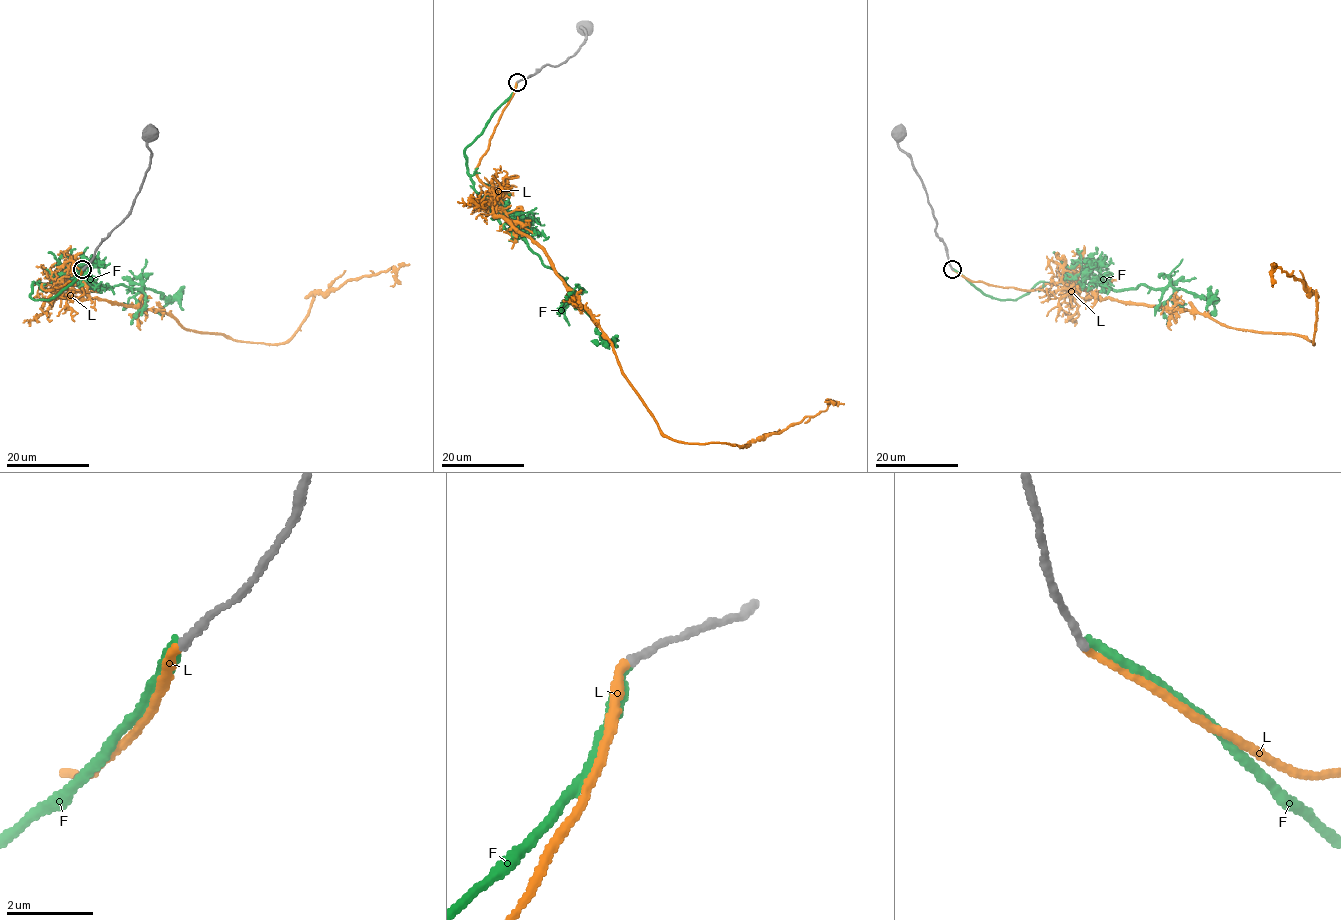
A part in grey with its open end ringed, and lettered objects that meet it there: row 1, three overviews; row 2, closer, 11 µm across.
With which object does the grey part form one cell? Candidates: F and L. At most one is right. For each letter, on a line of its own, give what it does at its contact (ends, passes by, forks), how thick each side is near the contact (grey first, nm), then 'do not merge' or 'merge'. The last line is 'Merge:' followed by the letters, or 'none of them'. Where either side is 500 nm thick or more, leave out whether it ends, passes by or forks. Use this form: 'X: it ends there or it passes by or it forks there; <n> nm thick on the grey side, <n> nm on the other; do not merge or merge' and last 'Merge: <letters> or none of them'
F: it ends there; 180 nm thick on the grey side, 240 nm on the other; do not merge
L: it ends there; 180 nm thick on the grey side, 190 nm on the other; merge
Merge: L

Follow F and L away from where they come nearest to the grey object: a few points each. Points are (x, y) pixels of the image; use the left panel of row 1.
F: (83, 269), (51, 299), (30, 296), (33, 282), (67, 274), (92, 290), (143, 286), (183, 309)
L: (83, 269), (41, 287), (254, 343), (286, 343), (315, 294), (393, 268), (390, 286)

